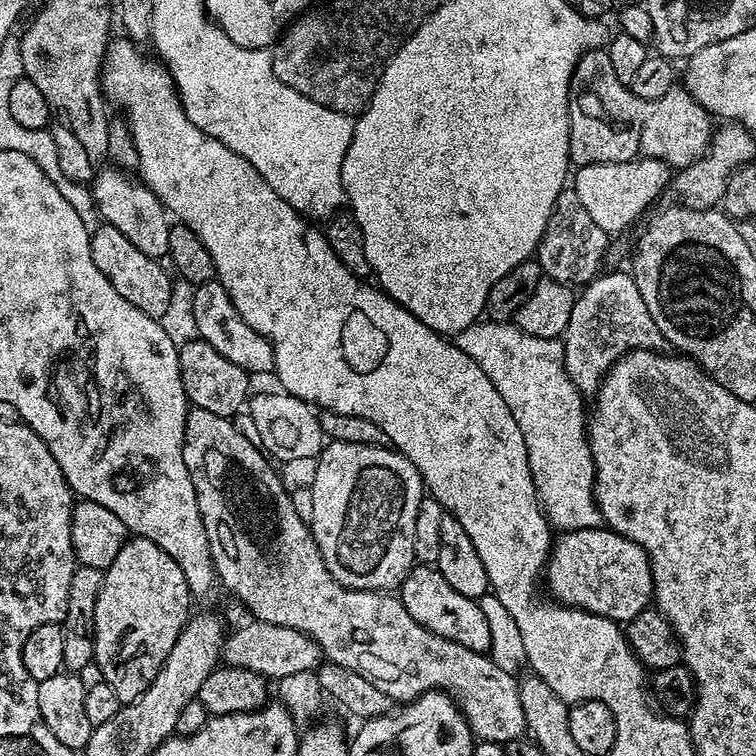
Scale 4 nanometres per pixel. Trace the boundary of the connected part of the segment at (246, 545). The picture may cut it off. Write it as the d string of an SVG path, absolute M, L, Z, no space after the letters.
M189 407L186 426L184 427L182 458L186 462L186 470L190 474L190 482L194 482L194 494L198 498L198 514L202 514L202 526L206 526L206 538L210 542L212 565L216 568L219 583L221 585L225 584L248 607L249 613L247 615L253 620L270 622L274 626L290 626L294 630L306 634L320 647L321 653L331 663L338 666L346 666L350 670L362 674L362 678L368 679L369 682L374 682L374 686L378 686L378 690L390 694L393 702L416 700L424 692L435 692L437 690L447 692L455 701L457 707L463 712L472 735L477 741L491 740L492 743L502 746L508 740L521 739L526 732L526 718L522 714L522 702L518 698L520 686L517 677L515 675L512 677L502 665L495 664L490 658L491 655L475 652L474 650L466 650L466 646L458 646L458 642L450 642L450 638L442 638L438 634L426 630L426 626L418 626L418 622L414 622L414 618L410 618L410 614L406 614L406 606L402 606L399 595L392 592L371 592L370 590L343 588L326 566L326 562L318 550L318 542L314 538L309 521L305 517L304 520L300 517L300 512L296 509L295 502L288 497L288 492L284 489L284 484L280 481L279 474L272 469L274 467L273 461L265 453L264 457L260 451L261 449L257 445L246 442L246 438L242 438L242 434L238 434L235 423L229 417L210 414L210 410Z

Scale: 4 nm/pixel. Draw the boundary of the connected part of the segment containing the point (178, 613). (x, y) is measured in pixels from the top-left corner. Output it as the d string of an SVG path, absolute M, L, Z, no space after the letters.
M132 536L118 550L118 558L110 562L108 568L103 569L101 588L96 591L96 605L94 606L94 618L92 619L92 634L96 646L94 657L95 667L100 667L99 675L118 694L121 705L136 700L154 682L158 670L166 662L170 650L174 650L174 642L178 642L178 634L187 626L190 619L188 612L188 600L190 593L186 574L162 550L162 546L154 546L144 536Z

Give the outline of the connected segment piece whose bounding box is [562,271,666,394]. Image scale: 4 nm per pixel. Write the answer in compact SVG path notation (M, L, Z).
M627 271L608 272L591 280L579 289L574 310L570 310L570 322L563 334L564 365L570 382L581 394L594 394L604 381L604 375L616 365L617 360L635 348L660 350L665 347L664 335L654 326L654 318L650 318L650 310L646 310L646 302L642 302L642 293L638 290L636 280Z

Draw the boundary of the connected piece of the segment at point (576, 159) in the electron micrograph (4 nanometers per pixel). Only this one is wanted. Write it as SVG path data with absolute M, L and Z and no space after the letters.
M604 48L586 53L574 66L572 90L568 93L568 121L568 158L576 166L647 158L661 160L669 169L679 170L704 155L714 131L713 115L683 86L673 86L657 100L638 98L614 74L614 66Z

